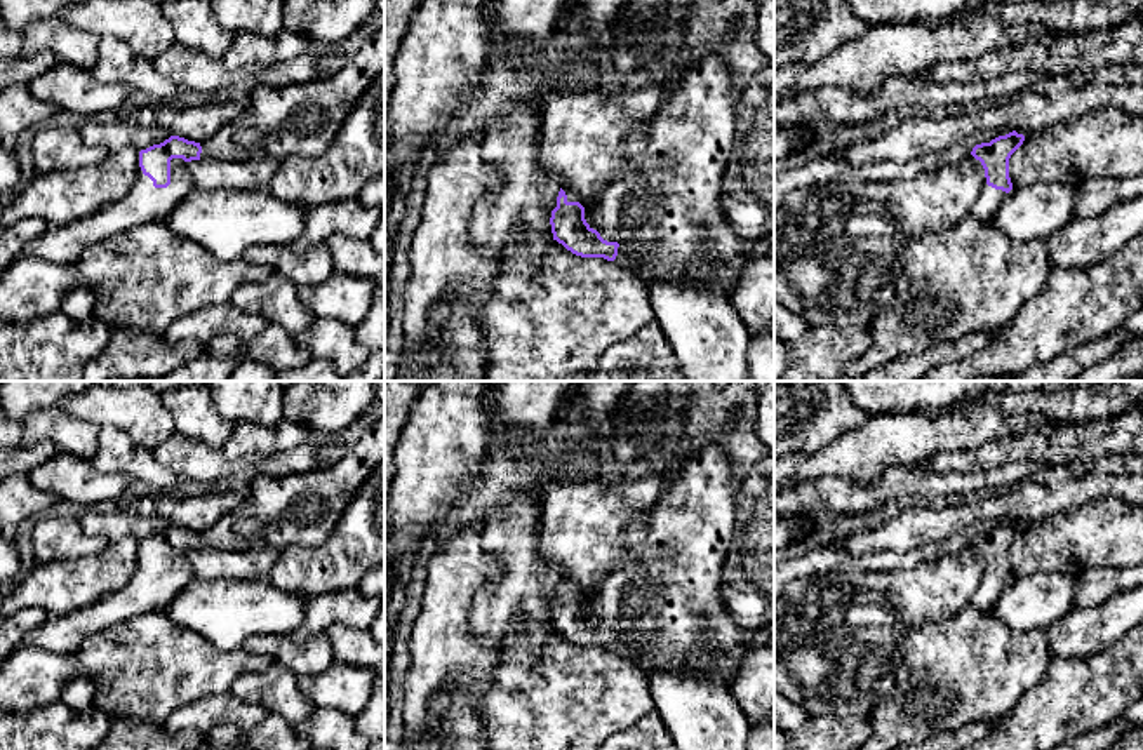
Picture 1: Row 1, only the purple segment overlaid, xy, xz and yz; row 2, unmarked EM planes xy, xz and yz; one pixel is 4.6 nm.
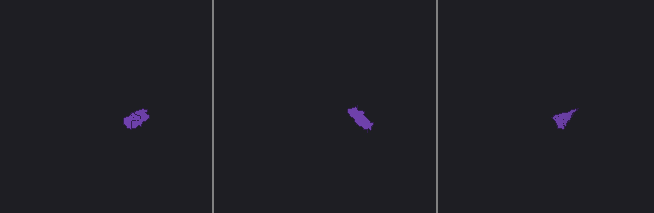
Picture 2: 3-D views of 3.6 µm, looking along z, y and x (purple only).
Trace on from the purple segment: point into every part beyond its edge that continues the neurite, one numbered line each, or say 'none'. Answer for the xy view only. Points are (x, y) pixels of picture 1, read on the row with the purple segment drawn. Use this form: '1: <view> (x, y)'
1: xy (296, 120)
2: xy (143, 204)

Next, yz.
1: yz (989, 200)

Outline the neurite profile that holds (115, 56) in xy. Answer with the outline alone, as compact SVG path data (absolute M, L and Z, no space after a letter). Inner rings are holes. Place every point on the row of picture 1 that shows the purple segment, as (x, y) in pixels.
M117 37L99 38L99 56L90 70L103 84L120 84L127 96L144 92L169 108L183 92L153 68L153 59L136 54Z

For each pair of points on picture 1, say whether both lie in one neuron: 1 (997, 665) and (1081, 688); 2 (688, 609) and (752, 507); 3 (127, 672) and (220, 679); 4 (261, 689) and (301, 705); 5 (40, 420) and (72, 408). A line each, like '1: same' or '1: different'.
1: different
2: different
3: same
4: same
5: different

